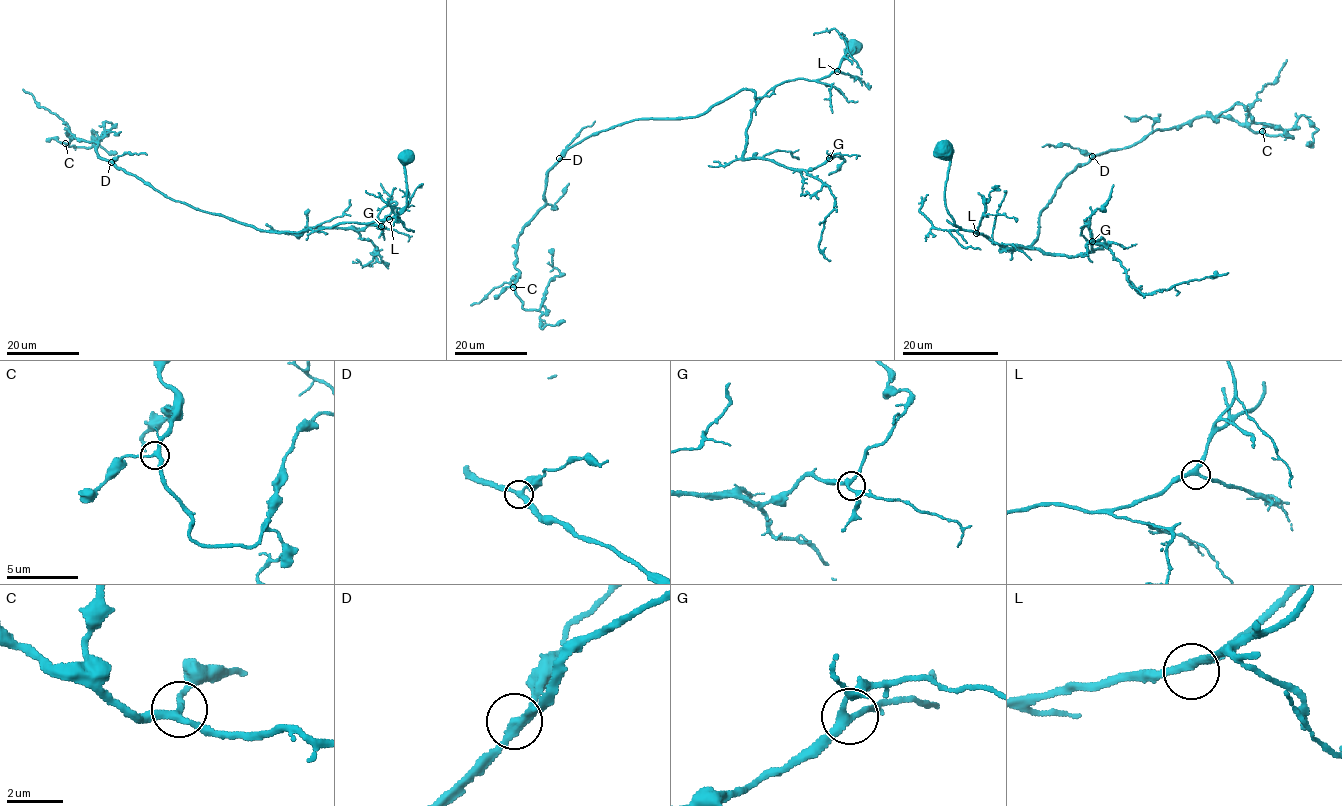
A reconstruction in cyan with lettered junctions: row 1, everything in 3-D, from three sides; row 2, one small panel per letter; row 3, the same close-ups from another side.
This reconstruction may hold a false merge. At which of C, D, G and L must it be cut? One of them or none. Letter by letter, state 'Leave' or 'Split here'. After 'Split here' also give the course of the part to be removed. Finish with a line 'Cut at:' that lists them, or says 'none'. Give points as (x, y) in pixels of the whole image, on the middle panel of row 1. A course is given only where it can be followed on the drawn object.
C: Leave
D: Leave
G: Leave
L: Leave
Cut at: none

